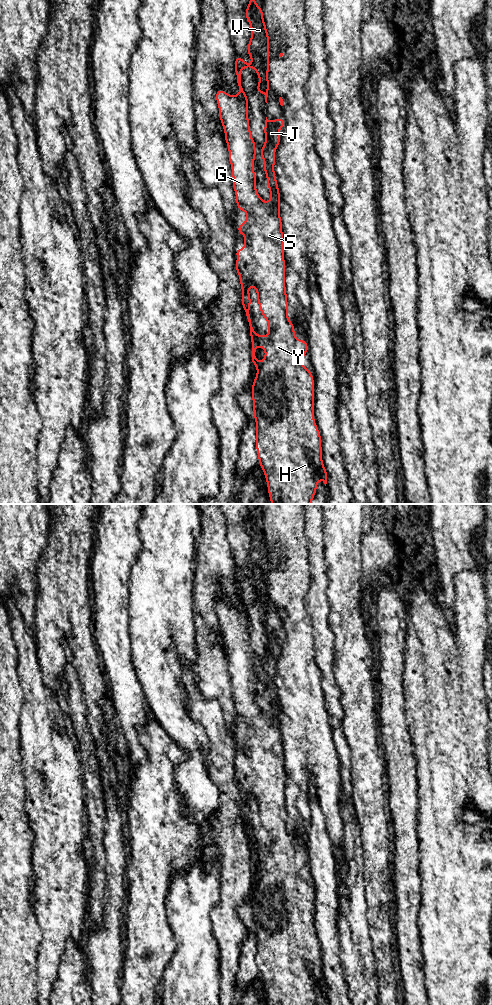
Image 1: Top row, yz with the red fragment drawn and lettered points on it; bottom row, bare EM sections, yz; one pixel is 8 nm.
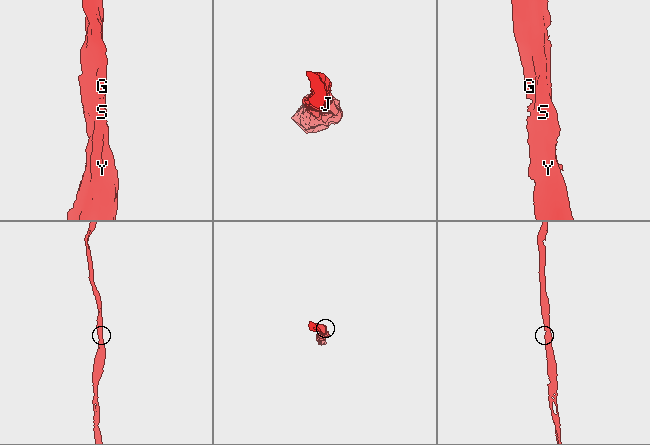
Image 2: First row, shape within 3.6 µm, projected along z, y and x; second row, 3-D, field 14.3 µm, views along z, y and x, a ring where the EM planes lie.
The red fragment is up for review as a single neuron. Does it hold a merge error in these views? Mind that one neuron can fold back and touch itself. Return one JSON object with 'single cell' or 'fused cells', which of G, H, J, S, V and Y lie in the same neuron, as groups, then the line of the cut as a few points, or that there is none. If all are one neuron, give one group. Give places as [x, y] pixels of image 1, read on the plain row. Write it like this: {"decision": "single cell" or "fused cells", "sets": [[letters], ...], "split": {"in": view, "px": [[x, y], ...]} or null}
{"decision": "single cell", "sets": [["G", "H", "J", "S", "V", "Y"]], "split": null}

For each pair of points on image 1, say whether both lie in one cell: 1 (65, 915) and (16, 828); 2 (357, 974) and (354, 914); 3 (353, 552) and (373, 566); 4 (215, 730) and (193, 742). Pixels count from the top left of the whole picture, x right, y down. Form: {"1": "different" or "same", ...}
{"1": "different", "2": "same", "3": "different", "4": "different"}

